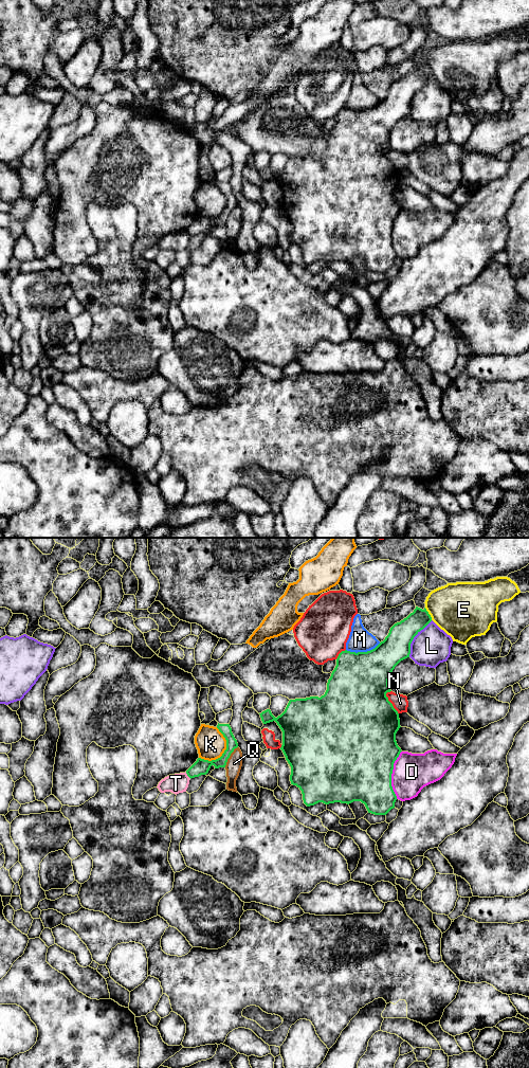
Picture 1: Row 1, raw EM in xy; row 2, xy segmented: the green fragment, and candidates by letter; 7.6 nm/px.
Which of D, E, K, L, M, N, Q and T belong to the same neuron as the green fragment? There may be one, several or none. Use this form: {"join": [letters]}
{"join": []}

